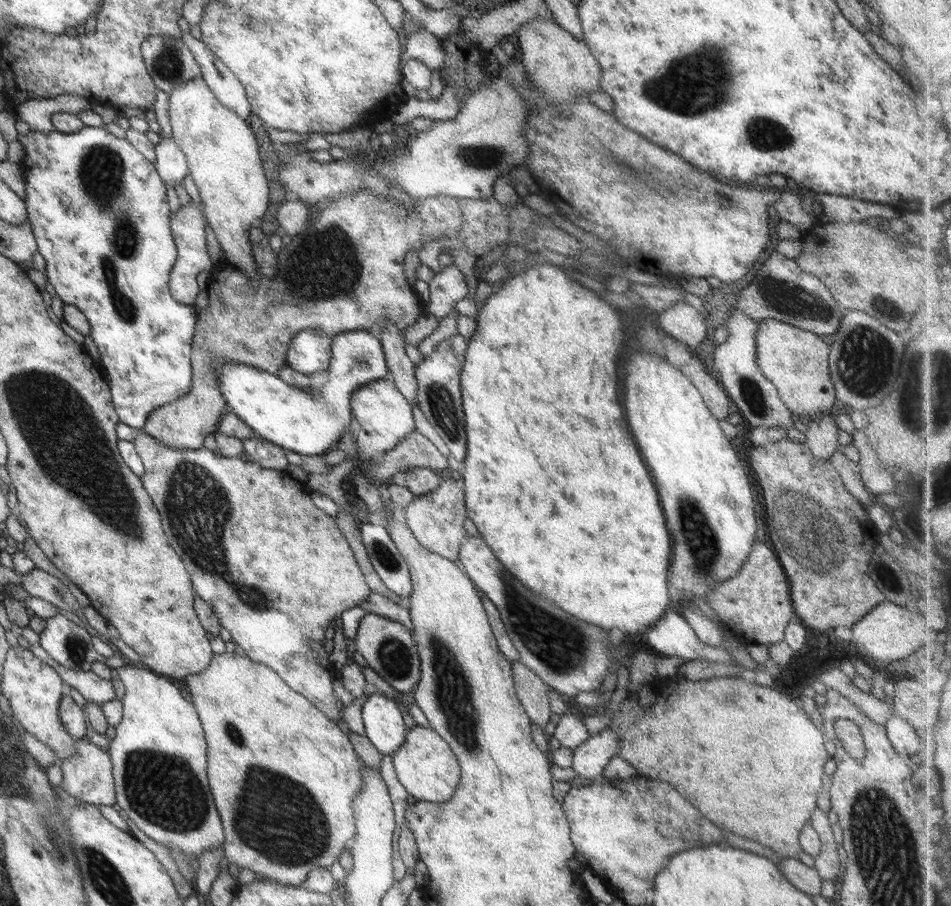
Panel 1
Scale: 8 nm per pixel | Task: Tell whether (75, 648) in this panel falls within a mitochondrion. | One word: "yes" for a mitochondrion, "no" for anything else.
yes

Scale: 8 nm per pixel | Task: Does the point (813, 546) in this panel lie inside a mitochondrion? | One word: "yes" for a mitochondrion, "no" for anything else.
yes

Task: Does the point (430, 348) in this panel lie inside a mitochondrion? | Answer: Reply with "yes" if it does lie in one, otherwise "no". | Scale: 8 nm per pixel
no

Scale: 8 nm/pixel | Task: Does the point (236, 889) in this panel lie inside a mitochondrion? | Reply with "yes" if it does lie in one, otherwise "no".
no

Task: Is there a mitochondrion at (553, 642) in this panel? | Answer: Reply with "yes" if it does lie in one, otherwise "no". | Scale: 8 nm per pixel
yes

